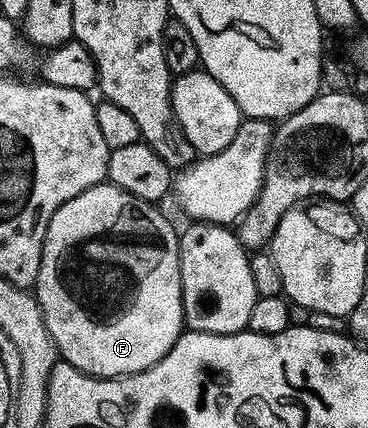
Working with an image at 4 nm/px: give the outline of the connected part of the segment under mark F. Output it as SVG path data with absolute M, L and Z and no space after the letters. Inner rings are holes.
M111 182L96 183L91 189L79 193L71 201L67 201L51 217L47 225L47 233L43 241L43 253L39 265L39 277L35 284L35 298L41 306L41 316L45 328L57 349L58 356L64 362L75 365L88 375L100 379L119 379L122 375L135 375L155 365L172 349L175 341L183 333L185 314L183 313L183 289L181 288L181 254L179 253L179 231L161 212L160 206L143 201Z

